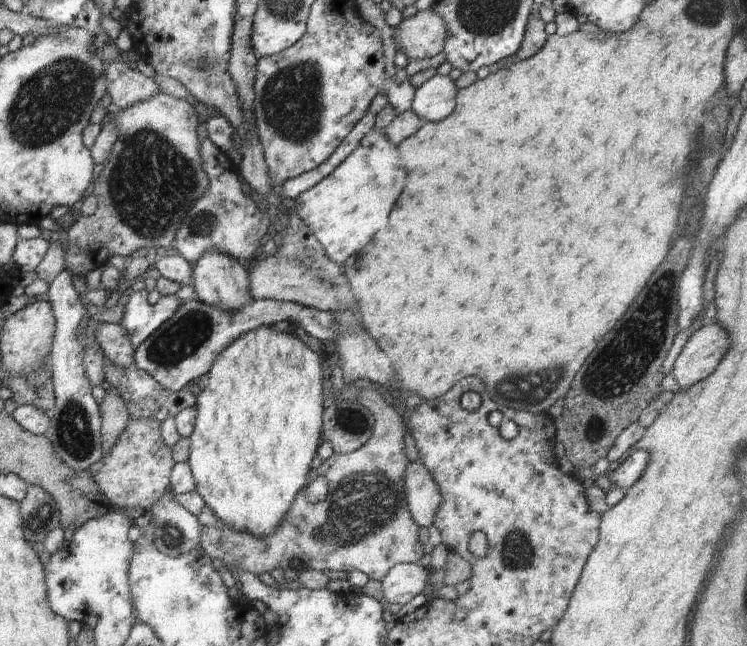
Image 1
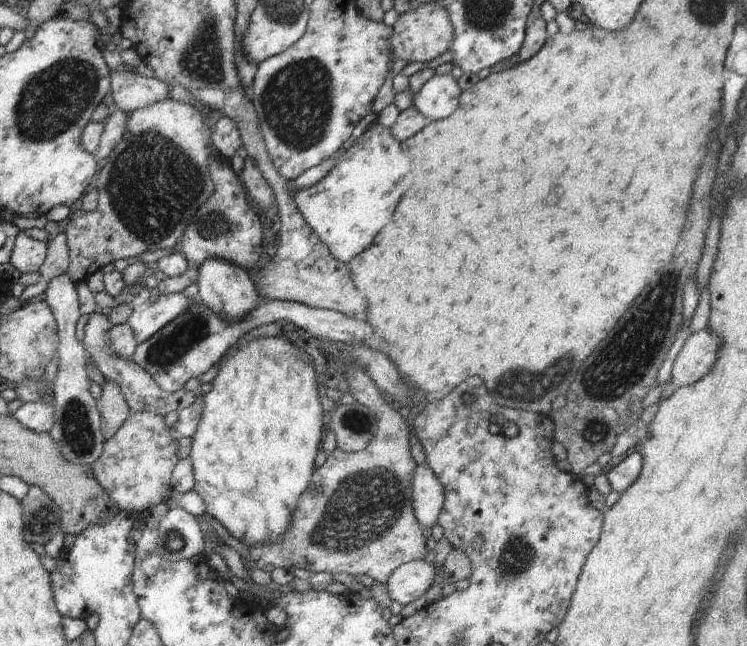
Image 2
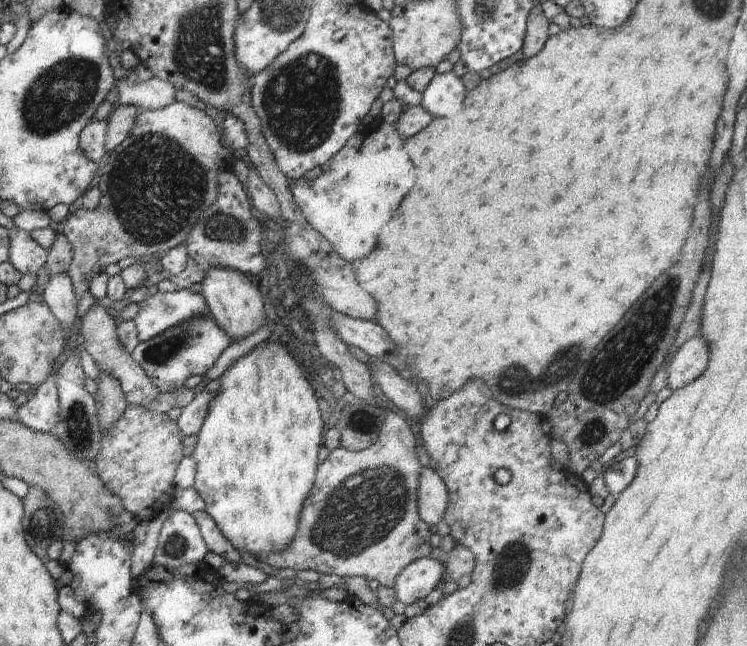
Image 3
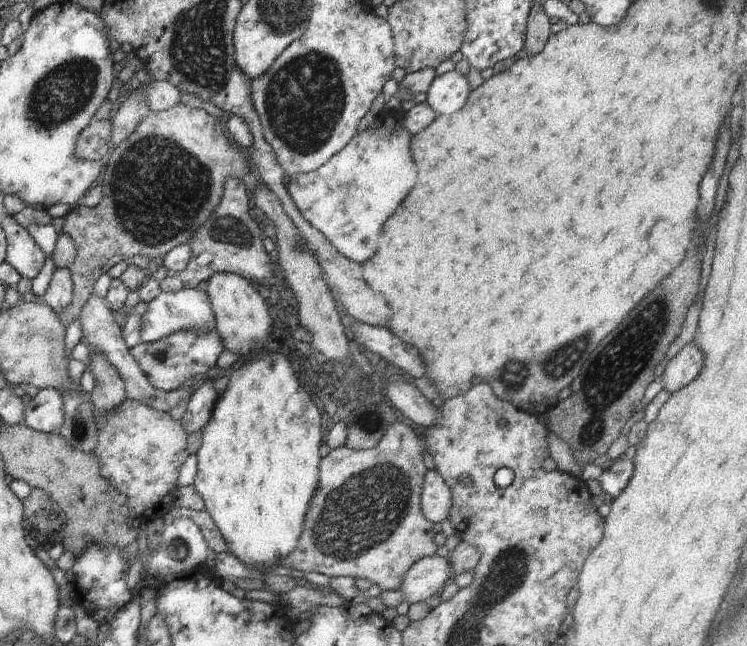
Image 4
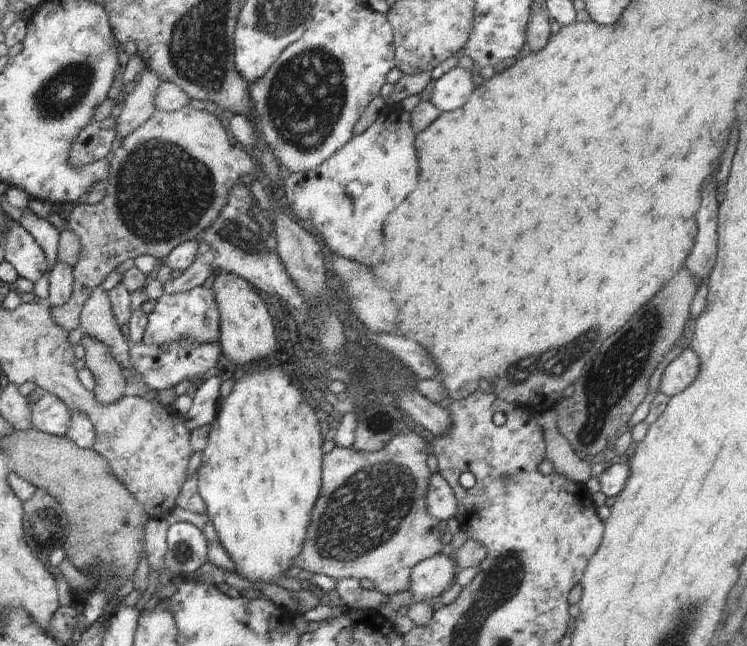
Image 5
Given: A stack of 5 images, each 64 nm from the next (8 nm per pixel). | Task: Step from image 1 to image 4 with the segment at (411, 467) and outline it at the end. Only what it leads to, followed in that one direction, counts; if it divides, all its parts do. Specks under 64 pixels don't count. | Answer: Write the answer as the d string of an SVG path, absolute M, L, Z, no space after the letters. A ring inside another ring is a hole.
M426 470L420 498L422 516L430 520L430 523L442 523L452 508L452 496L448 486L433 470Z

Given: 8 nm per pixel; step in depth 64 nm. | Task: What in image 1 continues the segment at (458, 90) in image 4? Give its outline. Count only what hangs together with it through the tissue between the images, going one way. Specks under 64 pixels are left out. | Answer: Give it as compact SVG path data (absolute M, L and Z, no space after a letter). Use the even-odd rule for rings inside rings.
M435 75L415 89L412 112L426 122L440 122L456 107L456 86L449 76Z

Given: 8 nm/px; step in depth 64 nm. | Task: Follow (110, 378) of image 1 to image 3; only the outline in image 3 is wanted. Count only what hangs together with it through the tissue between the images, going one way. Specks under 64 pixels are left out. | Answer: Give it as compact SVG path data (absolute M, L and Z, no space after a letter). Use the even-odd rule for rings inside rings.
M97 301L82 316L80 321L82 323L82 338L84 338L83 346L86 352L92 356L100 372L106 372L106 374L110 374L112 378L118 380L128 405L142 406L146 410L168 415L173 408L184 409L194 400L196 394L194 394L192 389L183 387L175 392L164 393L150 382L150 378L146 375L146 372L132 360L131 354L128 354L122 348L122 344L118 342L115 321Z

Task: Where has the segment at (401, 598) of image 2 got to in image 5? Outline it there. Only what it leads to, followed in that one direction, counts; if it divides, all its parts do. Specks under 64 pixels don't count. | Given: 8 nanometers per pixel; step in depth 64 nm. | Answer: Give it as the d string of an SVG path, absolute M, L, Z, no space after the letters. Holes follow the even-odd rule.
M440 553L426 558L412 568L408 592L412 594L414 602L432 603L448 590L458 572L453 556Z

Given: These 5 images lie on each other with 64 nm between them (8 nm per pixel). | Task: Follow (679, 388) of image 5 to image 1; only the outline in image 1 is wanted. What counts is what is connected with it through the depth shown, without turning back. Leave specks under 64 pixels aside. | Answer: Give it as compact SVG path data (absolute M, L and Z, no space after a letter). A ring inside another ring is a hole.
M712 322L694 332L674 362L672 376L681 389L688 389L711 376L722 356L730 350L730 336L722 324Z

